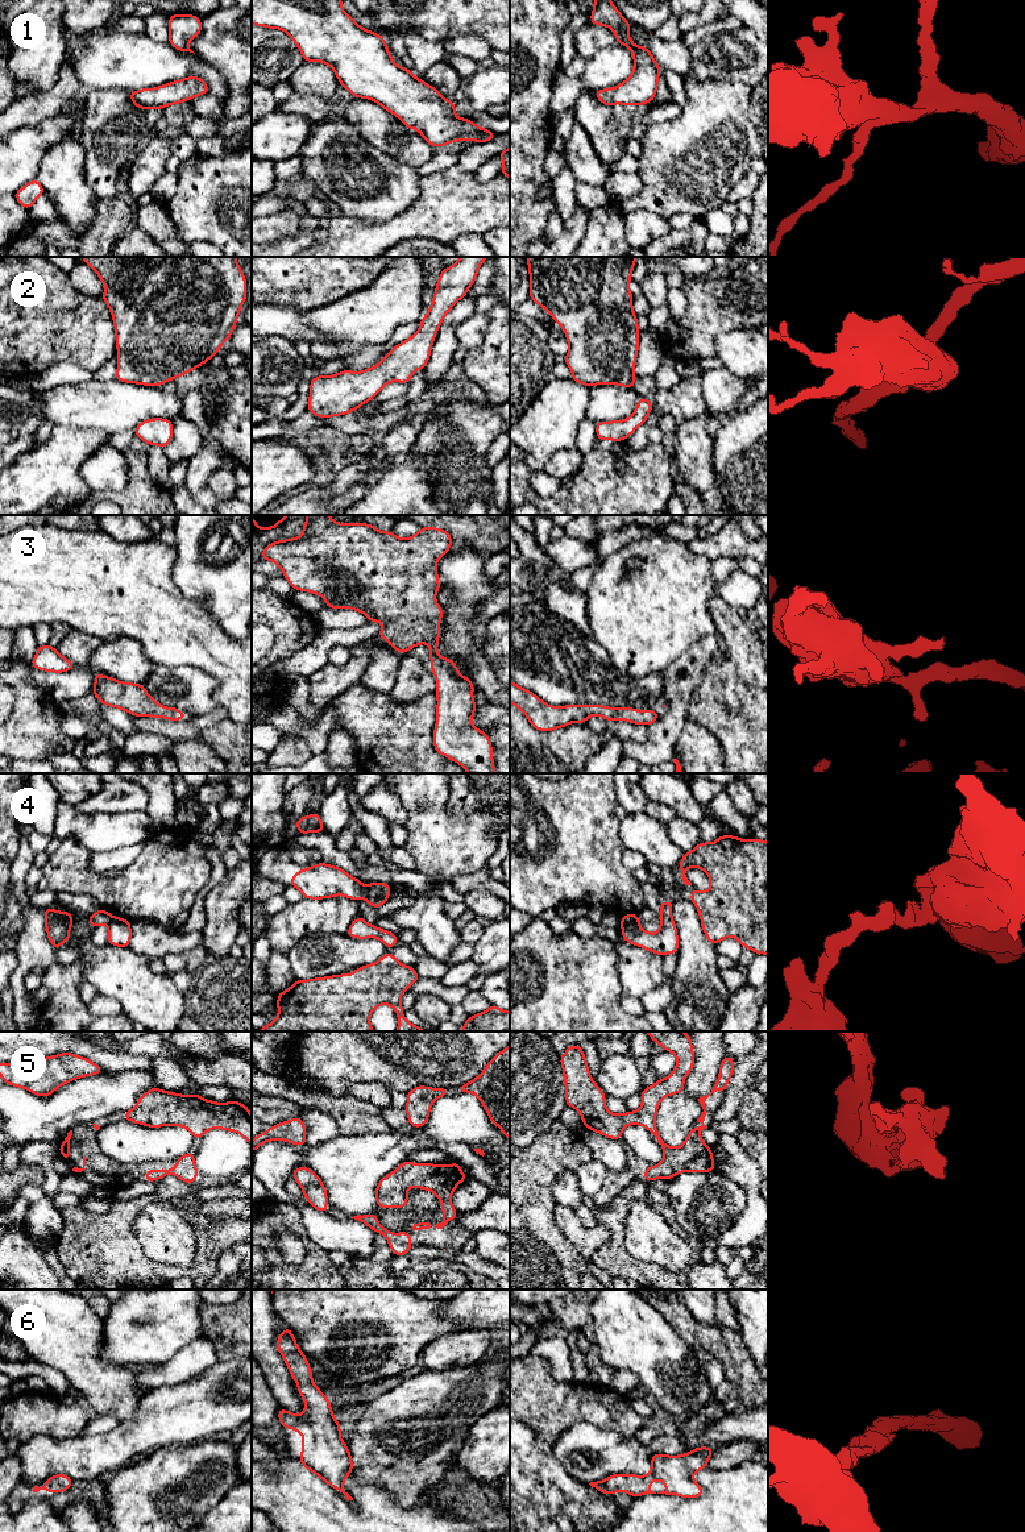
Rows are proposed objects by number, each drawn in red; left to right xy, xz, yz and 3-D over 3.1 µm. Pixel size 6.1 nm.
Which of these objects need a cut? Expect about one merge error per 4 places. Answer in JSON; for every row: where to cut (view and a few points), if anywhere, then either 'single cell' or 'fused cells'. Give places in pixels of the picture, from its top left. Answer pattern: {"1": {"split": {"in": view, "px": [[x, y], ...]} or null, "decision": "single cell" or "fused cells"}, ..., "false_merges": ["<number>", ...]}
{"1": {"split": null, "decision": "single cell"}, "2": {"split": null, "decision": "single cell"}, "3": {"split": null, "decision": "single cell"}, "4": {"split": {"in": "yz", "px": [[638, 918], [634, 921], [621, 921]]}, "decision": "fused cells"}, "5": {"split": null, "decision": "single cell"}, "6": {"split": null, "decision": "single cell"}, "false_merges": ["4"]}

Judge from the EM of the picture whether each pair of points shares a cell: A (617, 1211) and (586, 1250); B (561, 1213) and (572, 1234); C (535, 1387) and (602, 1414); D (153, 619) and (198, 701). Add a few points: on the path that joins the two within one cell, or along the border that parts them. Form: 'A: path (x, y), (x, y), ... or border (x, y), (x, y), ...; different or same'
A: border (600, 1221), (609, 1229), (609, 1238), (593, 1254); different
B: path (567, 1219), (572, 1229); same
C: path (552, 1404), (585, 1404); same
D: border (154, 663), (167, 667), (193, 665), (210, 675); different

